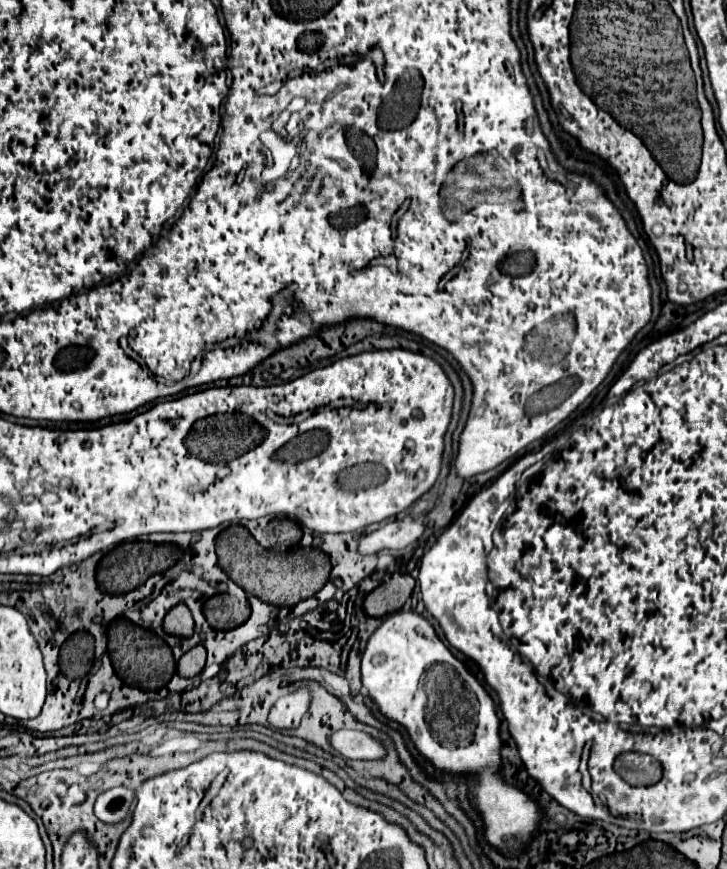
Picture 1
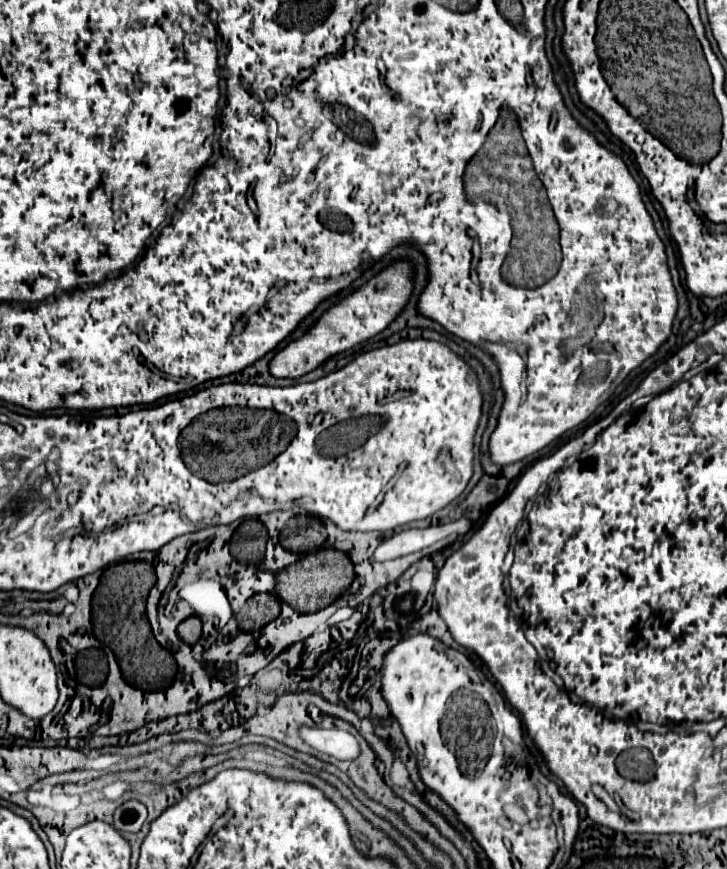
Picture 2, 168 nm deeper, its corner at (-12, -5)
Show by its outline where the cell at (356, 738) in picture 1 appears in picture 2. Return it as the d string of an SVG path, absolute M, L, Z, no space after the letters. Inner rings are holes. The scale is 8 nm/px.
M300 726L298 732L306 744L310 744L312 748L326 752L338 760L358 758L360 744L356 737L349 732L337 729L310 728L310 726Z

